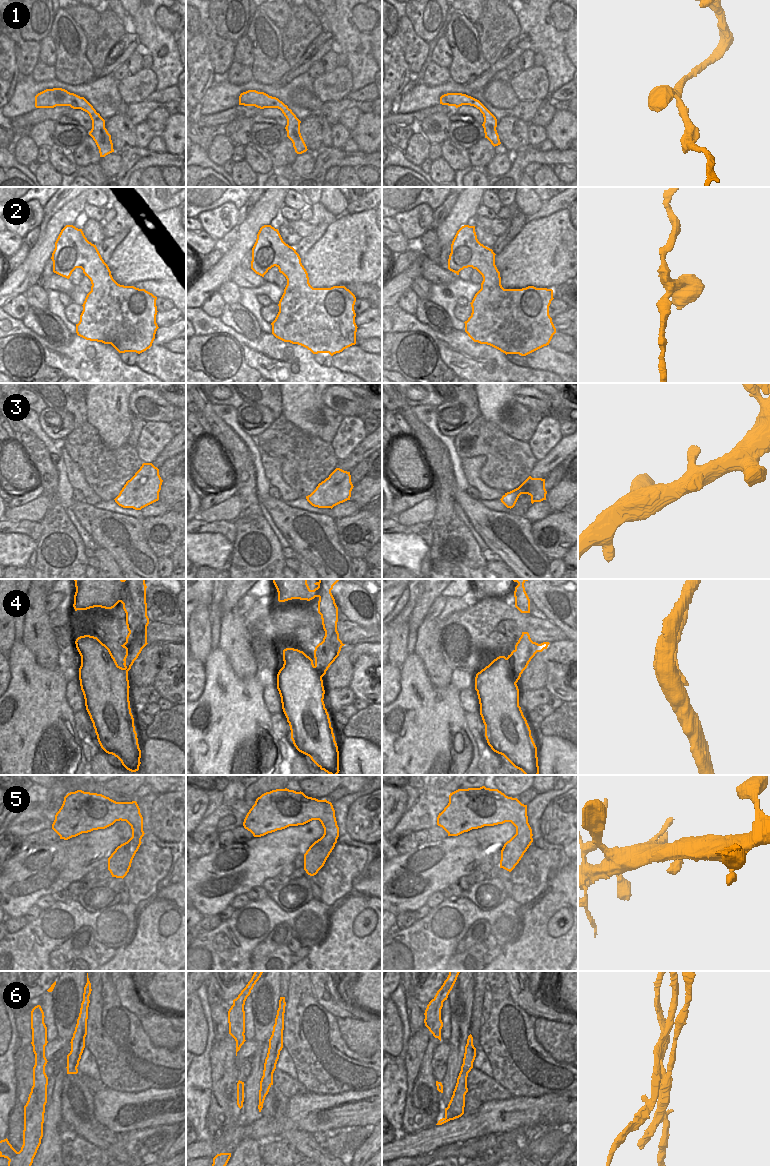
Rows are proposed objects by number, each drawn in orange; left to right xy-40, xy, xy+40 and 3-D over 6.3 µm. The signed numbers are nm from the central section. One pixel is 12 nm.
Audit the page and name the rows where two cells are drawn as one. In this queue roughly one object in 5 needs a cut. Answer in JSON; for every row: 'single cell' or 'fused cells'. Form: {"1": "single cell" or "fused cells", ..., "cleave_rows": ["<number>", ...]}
{"1": "single cell", "2": "single cell", "3": "single cell", "4": "single cell", "5": "single cell", "6": "fused cells", "cleave_rows": ["6"]}

